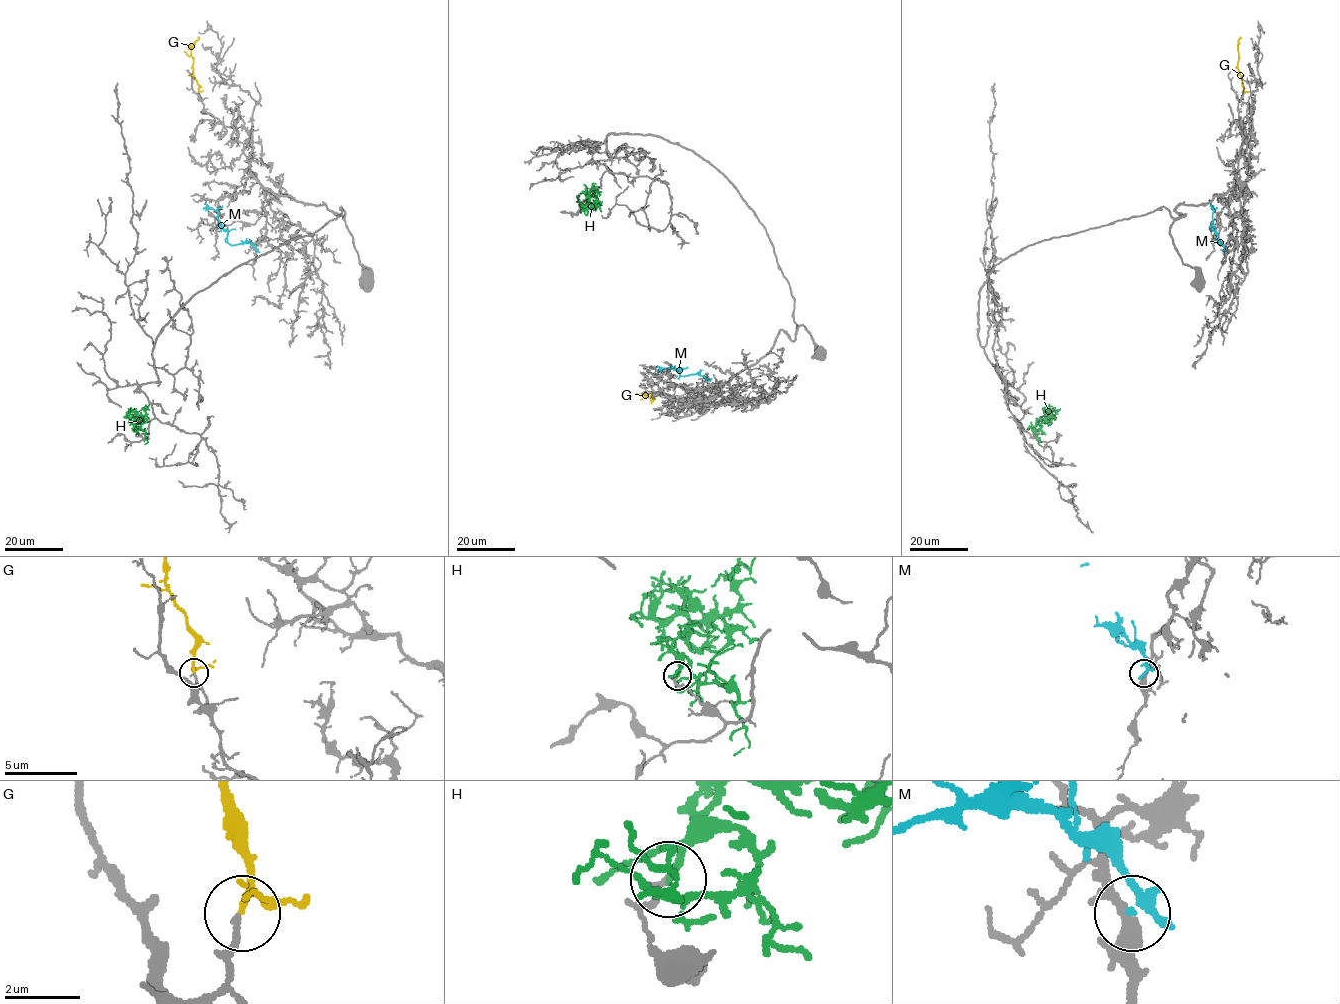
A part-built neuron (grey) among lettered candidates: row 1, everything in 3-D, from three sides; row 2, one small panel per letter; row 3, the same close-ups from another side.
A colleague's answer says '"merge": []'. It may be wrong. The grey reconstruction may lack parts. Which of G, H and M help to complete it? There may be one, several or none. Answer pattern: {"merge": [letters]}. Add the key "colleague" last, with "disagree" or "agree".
{"merge": ["G"], "colleague": "disagree"}

